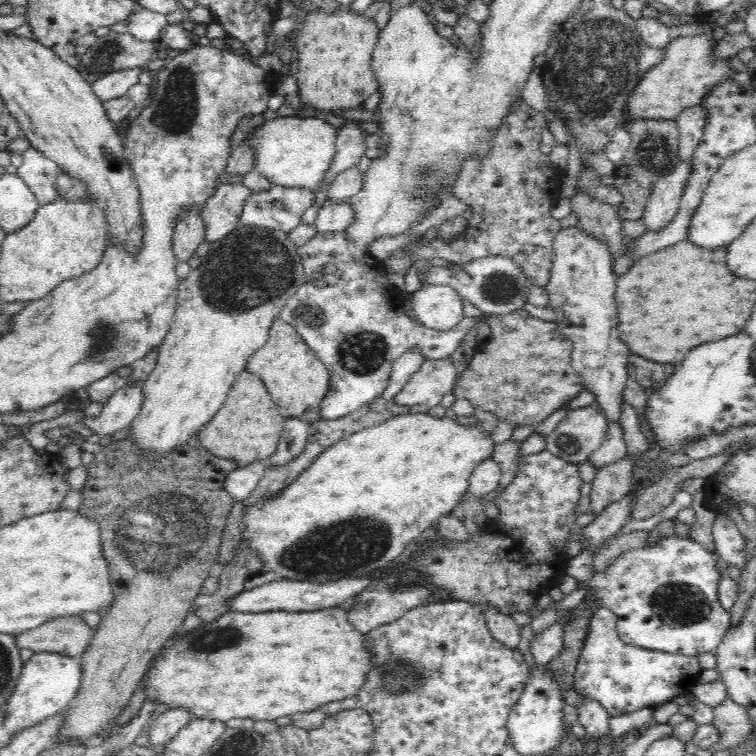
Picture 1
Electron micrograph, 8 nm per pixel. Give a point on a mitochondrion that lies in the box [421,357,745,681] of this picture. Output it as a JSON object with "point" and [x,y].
{"point":[681,604]}

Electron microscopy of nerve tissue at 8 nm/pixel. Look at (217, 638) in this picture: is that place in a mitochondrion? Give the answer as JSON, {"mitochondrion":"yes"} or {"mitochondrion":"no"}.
{"mitochondrion":"yes"}

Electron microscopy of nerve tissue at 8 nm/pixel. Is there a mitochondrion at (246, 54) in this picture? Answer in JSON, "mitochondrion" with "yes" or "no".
{"mitochondrion":"no"}

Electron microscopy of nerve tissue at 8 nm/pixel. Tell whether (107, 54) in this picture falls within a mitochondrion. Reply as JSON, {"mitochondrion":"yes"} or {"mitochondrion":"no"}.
{"mitochondrion":"yes"}

